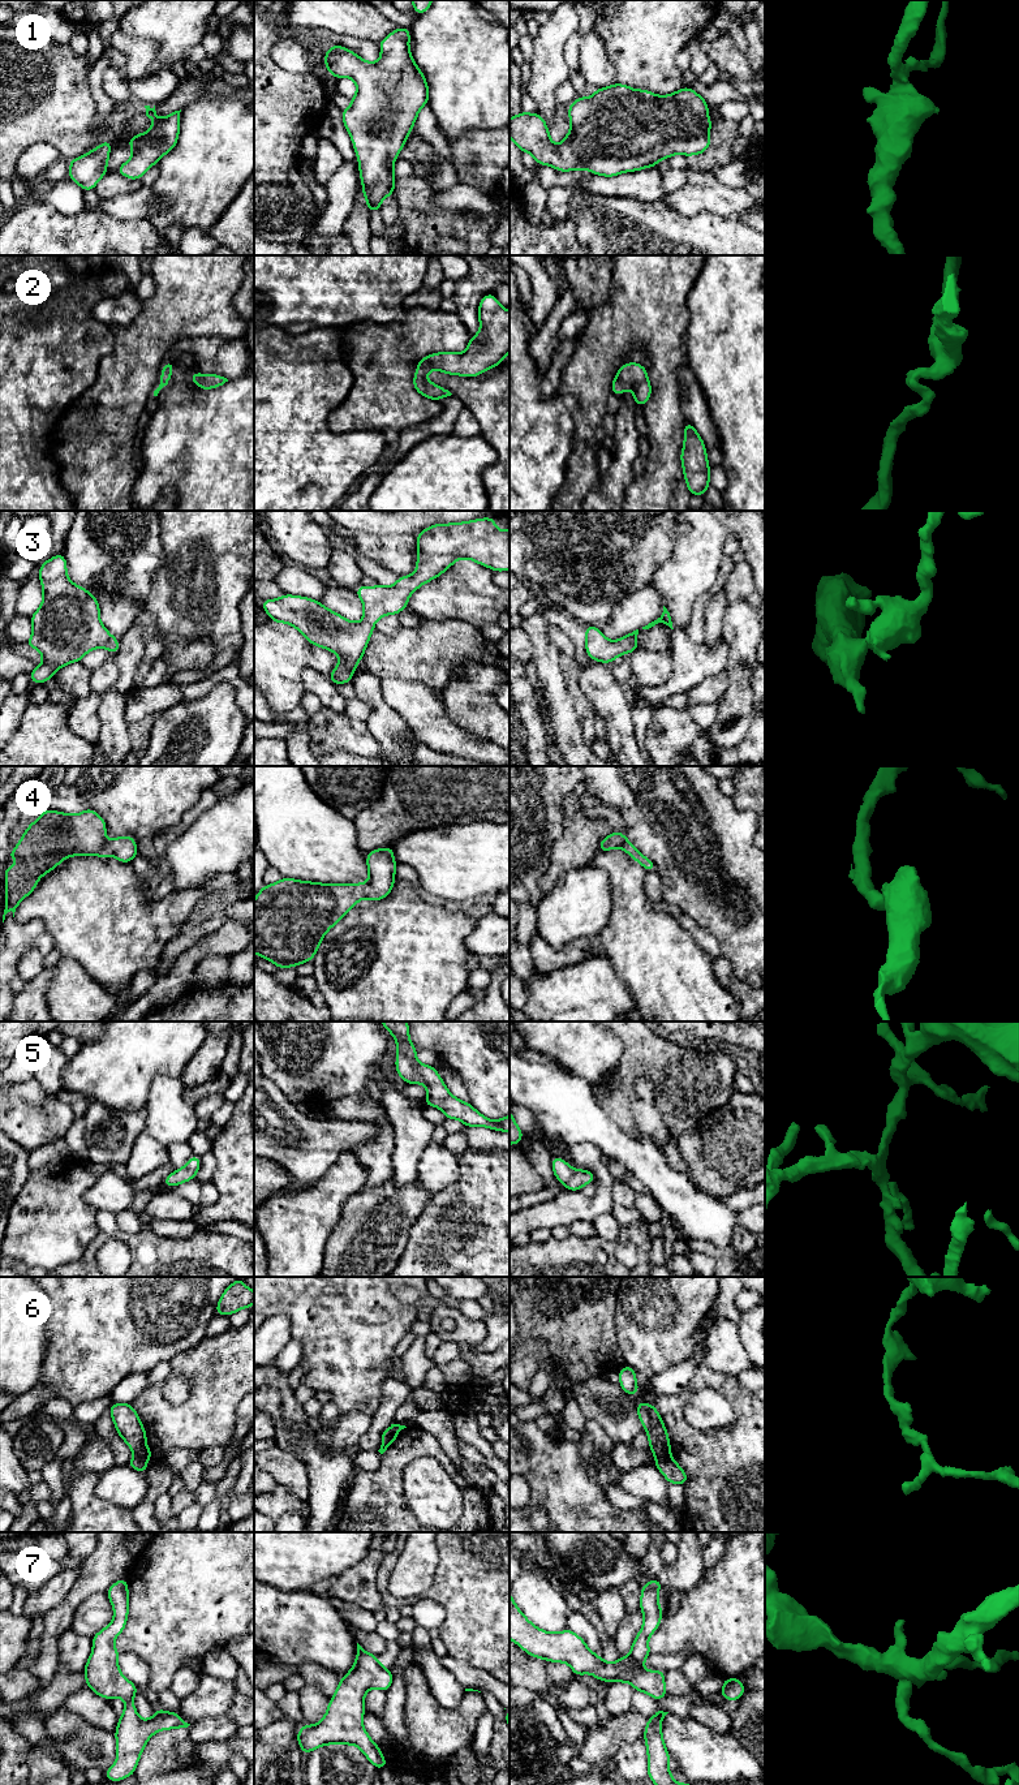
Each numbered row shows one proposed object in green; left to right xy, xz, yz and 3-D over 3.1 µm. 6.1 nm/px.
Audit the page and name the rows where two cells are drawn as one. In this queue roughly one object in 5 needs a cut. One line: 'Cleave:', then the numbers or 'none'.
Cleave: 6

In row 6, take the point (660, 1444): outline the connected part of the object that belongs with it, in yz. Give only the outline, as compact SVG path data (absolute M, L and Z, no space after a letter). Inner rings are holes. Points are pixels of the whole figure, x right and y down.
M637 1402L637 1415L649 1437L649 1448L655 1458L670 1454L671 1444L661 1415L652 1403Z

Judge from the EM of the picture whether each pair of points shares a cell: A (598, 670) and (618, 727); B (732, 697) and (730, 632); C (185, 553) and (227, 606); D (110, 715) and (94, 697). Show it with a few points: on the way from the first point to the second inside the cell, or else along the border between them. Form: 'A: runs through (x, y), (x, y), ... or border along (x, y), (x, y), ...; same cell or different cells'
A: runs through (598, 684), (615, 713); same cell
B: runs through (736, 682), (736, 648); same cell
C: runs through (198, 566), (205, 572), (205, 584), (214, 593); same cell
D: border along (103, 692), (99, 708), (99, 735); different cells

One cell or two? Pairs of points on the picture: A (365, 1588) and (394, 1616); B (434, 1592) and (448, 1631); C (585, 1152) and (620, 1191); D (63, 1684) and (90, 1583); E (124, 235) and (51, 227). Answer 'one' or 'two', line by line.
A: one
B: one
C: two
D: two
E: one

